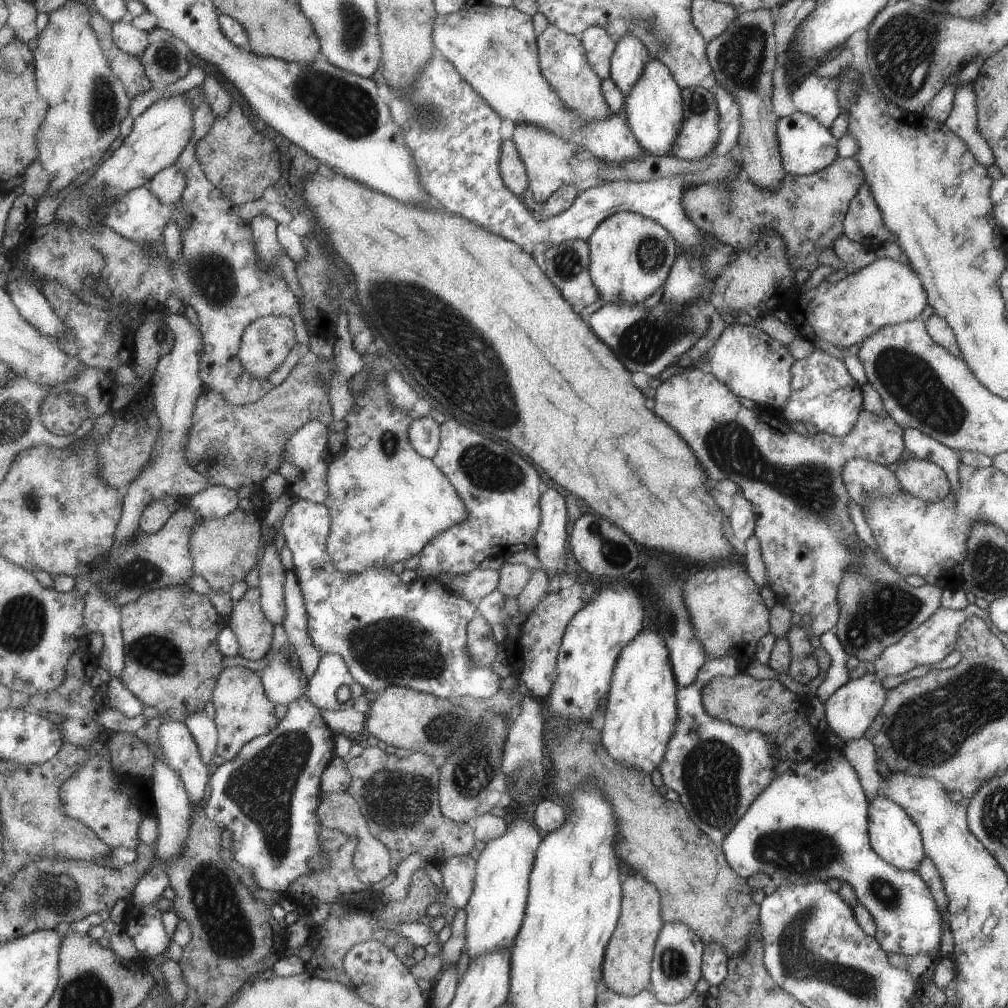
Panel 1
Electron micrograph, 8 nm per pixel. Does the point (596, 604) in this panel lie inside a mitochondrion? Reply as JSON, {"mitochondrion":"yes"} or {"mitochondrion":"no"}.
{"mitochondrion":"no"}

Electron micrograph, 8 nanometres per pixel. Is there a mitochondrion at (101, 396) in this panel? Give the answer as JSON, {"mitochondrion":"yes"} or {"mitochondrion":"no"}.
{"mitochondrion":"no"}

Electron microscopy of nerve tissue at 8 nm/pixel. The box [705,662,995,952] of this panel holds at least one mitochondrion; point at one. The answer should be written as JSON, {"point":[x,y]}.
{"point":[799,853]}

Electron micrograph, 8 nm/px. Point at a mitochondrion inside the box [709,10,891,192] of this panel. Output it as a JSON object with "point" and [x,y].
{"point":[740,60]}

